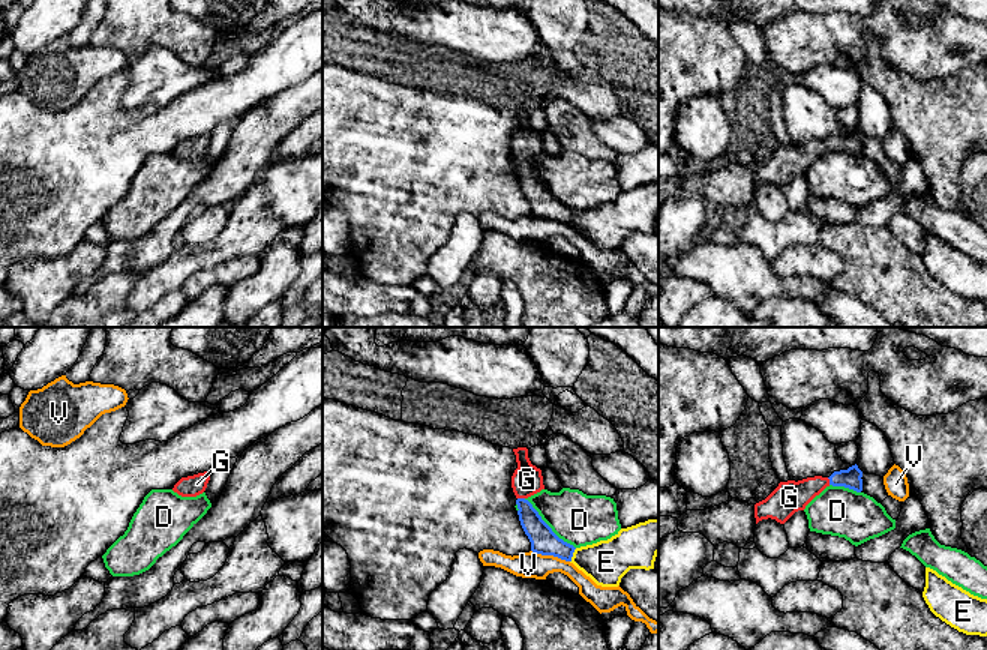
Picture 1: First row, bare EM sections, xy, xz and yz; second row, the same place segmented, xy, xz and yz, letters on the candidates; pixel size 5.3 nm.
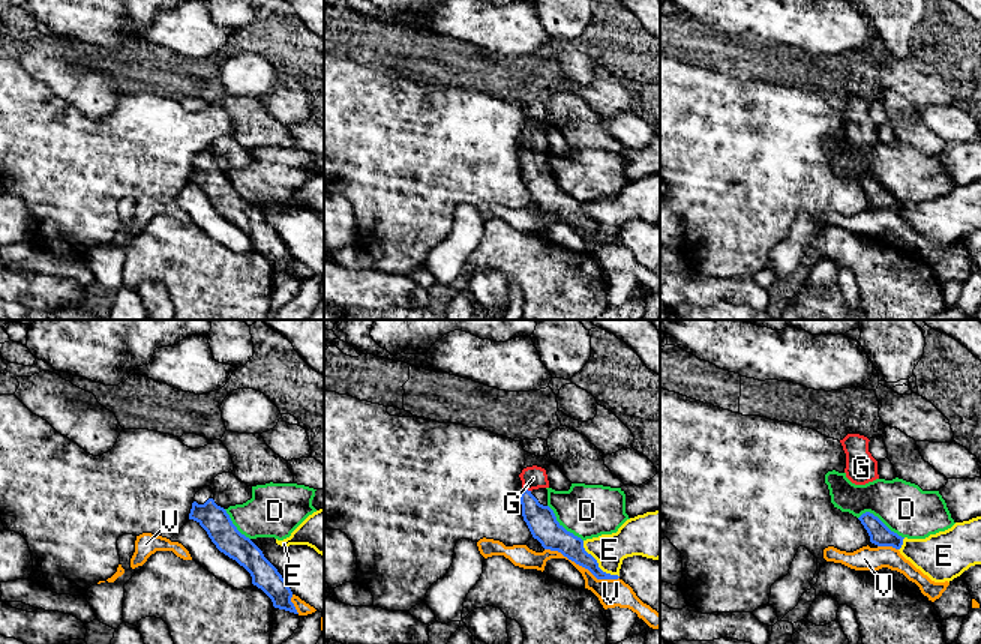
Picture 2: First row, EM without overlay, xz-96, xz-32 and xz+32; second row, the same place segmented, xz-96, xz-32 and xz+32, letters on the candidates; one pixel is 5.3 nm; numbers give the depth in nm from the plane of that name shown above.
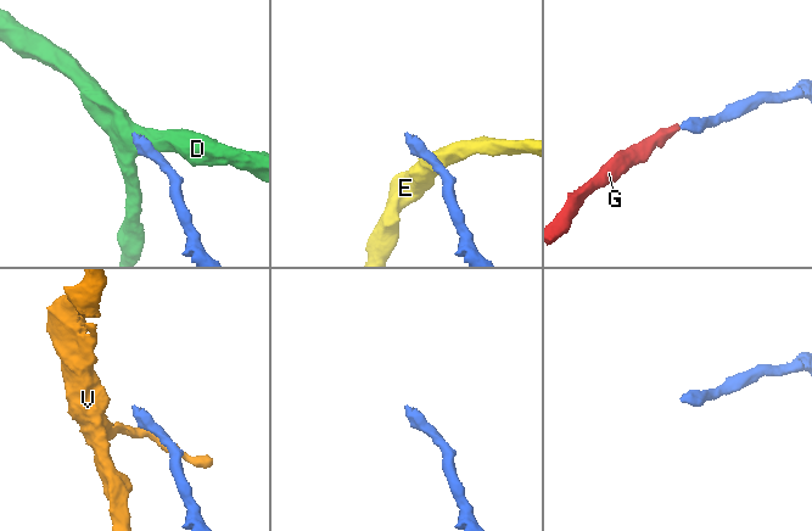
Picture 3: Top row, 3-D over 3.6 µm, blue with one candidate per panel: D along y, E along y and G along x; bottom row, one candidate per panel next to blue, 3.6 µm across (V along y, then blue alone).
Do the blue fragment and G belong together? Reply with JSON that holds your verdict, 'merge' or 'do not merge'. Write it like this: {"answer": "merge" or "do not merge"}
{"answer": "merge"}

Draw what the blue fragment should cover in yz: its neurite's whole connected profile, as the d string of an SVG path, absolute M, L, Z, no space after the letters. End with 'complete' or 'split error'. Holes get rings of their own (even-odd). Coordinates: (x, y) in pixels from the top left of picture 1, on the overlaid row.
M855 464L848 470L834 471L830 477L814 476L798 482L780 482L765 500L754 504L756 524L768 518L784 524L795 512L804 510L830 485L861 492L861 477L862 471Z; split error

